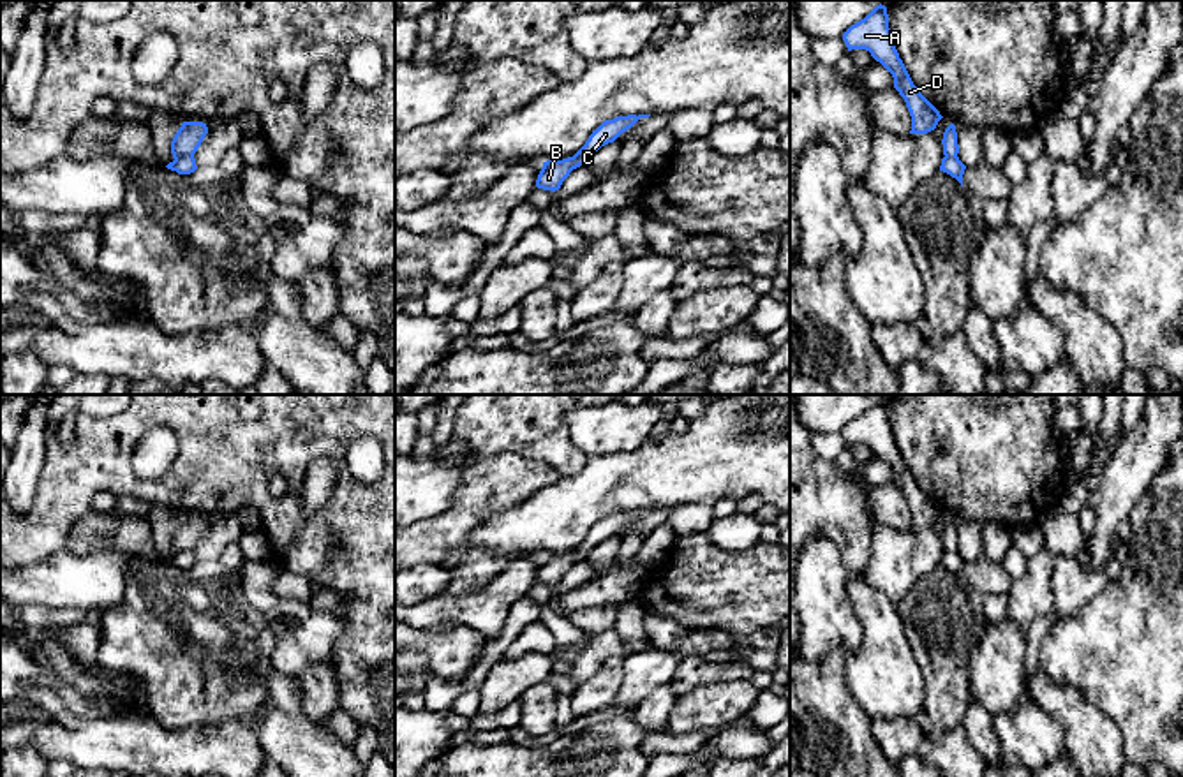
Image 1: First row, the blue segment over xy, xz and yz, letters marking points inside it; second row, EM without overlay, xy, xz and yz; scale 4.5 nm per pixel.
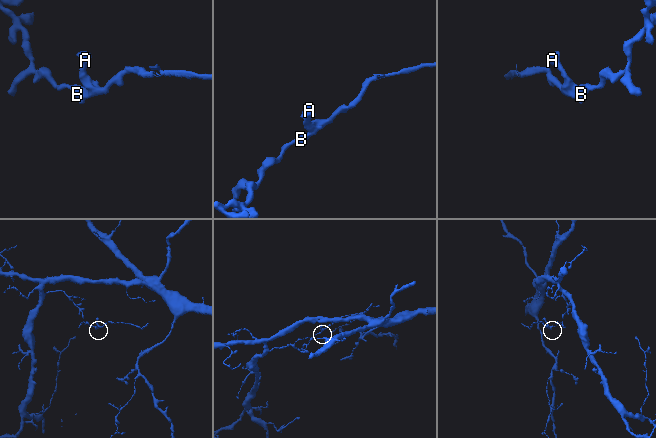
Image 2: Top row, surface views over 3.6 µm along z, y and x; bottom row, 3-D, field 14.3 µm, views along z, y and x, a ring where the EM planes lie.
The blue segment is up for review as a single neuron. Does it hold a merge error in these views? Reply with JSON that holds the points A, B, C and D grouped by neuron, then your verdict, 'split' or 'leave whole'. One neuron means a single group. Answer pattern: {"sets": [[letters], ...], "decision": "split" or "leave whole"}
{"sets": [["A", "C", "D"], ["B"]], "decision": "split"}

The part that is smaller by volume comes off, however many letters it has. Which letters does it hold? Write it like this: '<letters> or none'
A, C, D

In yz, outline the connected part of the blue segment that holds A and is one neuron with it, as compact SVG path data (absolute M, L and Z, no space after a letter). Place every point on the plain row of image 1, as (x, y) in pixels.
M876 400L864 414L852 419L843 435L852 444L866 444L880 456L894 472L894 483L904 493L911 511L910 529L927 529L936 523L943 513L940 506L913 479L889 423L889 409L885 400Z

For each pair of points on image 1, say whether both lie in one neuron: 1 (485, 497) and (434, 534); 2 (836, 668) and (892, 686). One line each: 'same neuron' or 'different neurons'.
1: same neuron
2: different neurons

